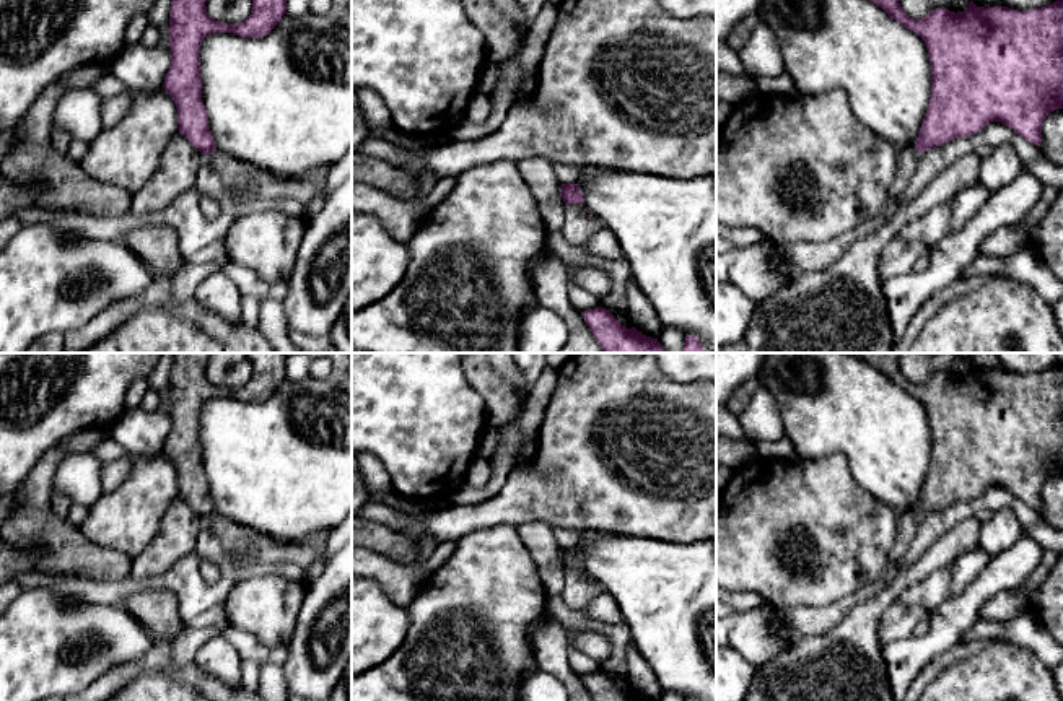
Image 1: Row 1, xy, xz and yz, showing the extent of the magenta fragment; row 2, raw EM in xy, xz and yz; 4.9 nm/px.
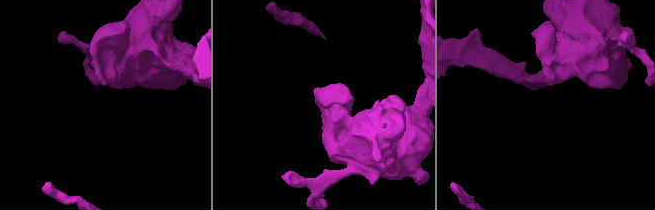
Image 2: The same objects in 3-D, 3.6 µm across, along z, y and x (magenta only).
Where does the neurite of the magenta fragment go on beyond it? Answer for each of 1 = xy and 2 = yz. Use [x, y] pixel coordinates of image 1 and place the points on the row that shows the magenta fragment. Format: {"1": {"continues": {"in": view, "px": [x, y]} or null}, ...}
{"1": {"continues": null}, "2": {"continues": null}}

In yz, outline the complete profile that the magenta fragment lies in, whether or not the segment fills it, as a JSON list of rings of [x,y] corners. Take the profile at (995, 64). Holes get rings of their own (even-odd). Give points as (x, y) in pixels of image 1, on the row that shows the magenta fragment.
[[[871,0],[892,20],[916,33],[926,46],[931,63],[931,94],[915,150],[936,148],[959,137],[970,137],[990,122],[1001,122],[1030,143],[1042,145],[1043,119],[1063,109],[1063,0],[1029,11],[1008,7],[977,7],[972,0],[964,11],[936,8],[921,20],[910,18],[899,0]]]

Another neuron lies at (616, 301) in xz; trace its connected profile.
[[[547,233],[547,250],[565,263],[599,267],[612,278],[612,290],[601,298],[601,307],[607,309],[623,327],[632,329],[627,307],[627,285],[632,276],[630,263],[625,259],[609,260],[593,255],[586,250],[575,249],[558,233]]]

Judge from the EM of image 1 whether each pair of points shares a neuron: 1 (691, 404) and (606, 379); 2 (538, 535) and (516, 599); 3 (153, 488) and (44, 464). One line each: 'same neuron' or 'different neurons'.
1: same neuron
2: different neurons
3: different neurons

